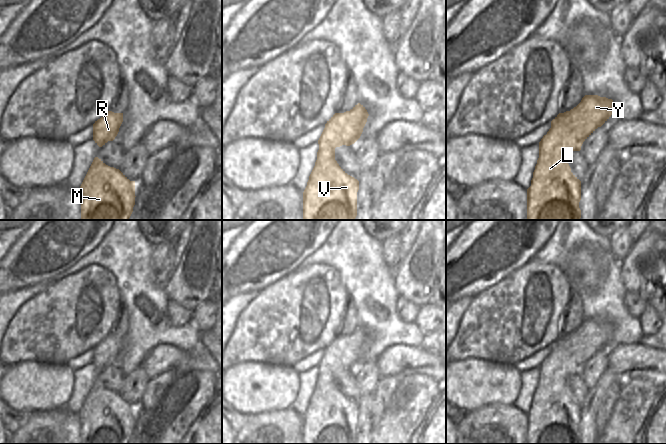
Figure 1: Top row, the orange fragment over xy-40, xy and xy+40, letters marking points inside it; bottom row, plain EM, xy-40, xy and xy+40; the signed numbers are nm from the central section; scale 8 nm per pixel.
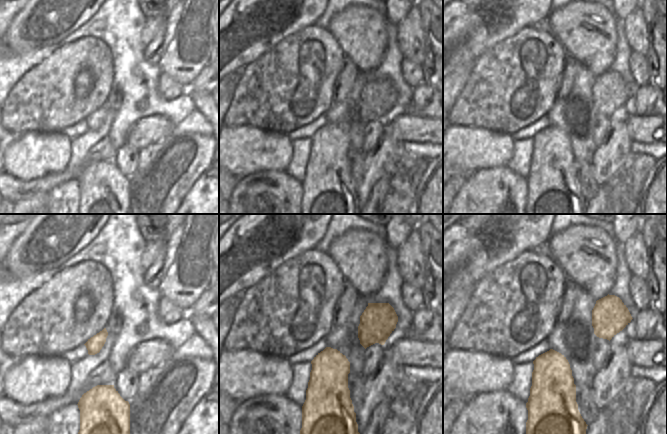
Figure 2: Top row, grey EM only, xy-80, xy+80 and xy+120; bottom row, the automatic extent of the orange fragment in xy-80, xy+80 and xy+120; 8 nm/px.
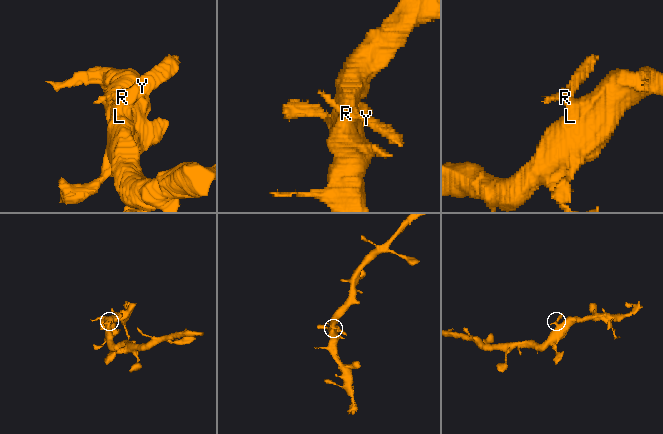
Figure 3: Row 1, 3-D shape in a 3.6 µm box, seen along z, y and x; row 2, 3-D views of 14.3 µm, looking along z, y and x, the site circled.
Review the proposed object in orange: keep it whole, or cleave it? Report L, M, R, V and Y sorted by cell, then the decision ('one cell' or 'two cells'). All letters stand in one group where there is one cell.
groups L M R V Y; one cell

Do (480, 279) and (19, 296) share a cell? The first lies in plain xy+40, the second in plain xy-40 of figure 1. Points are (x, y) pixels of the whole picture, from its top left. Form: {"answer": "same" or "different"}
{"answer": "different"}

